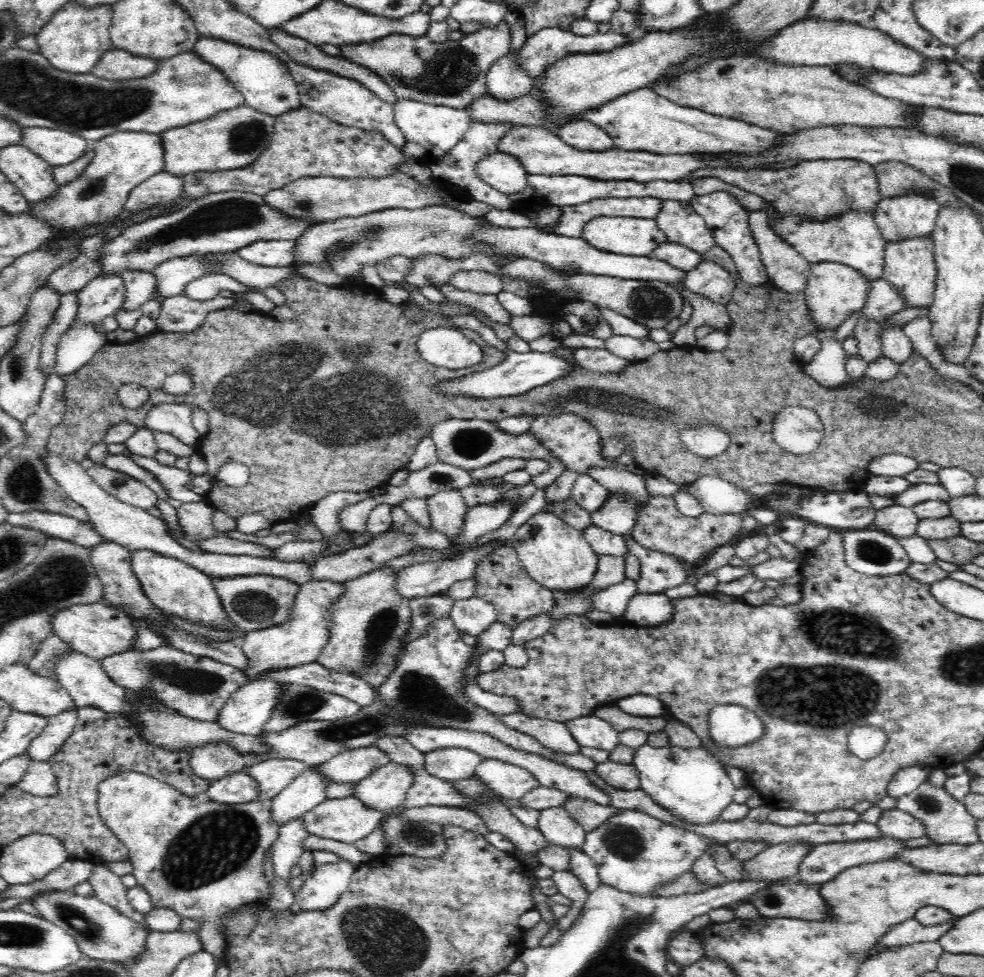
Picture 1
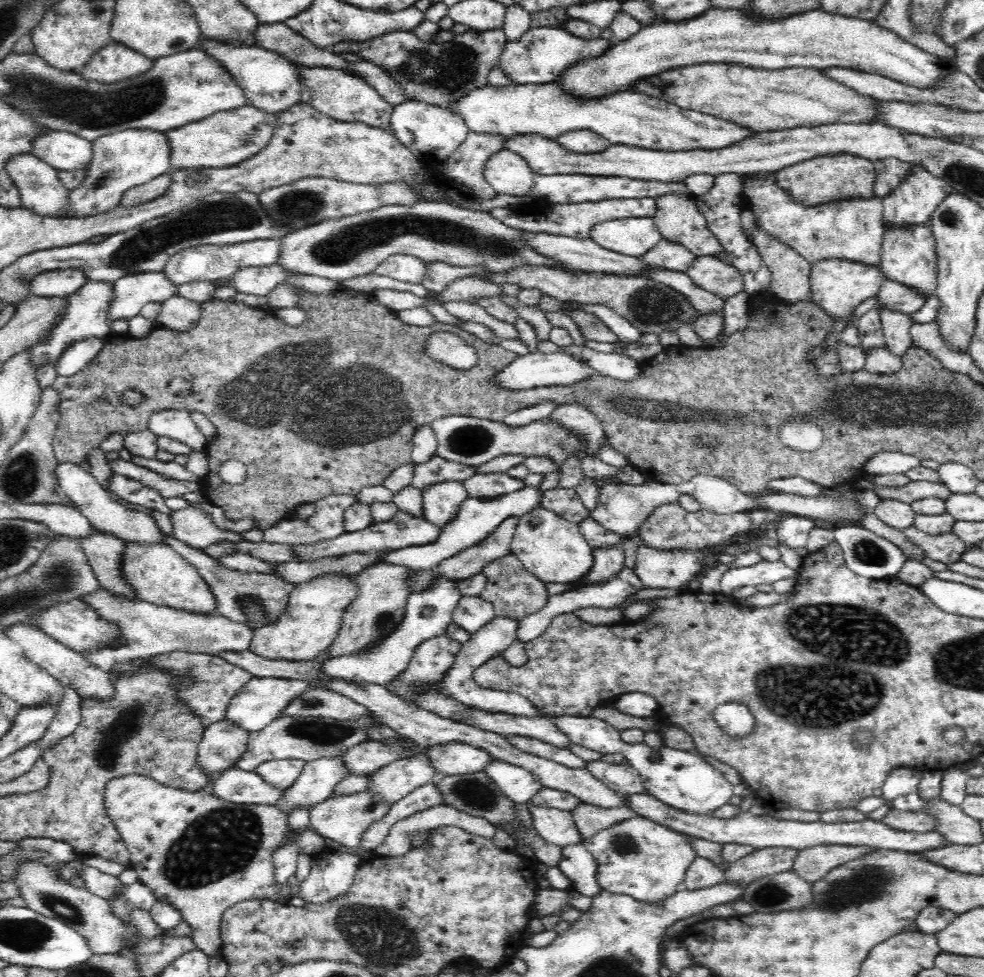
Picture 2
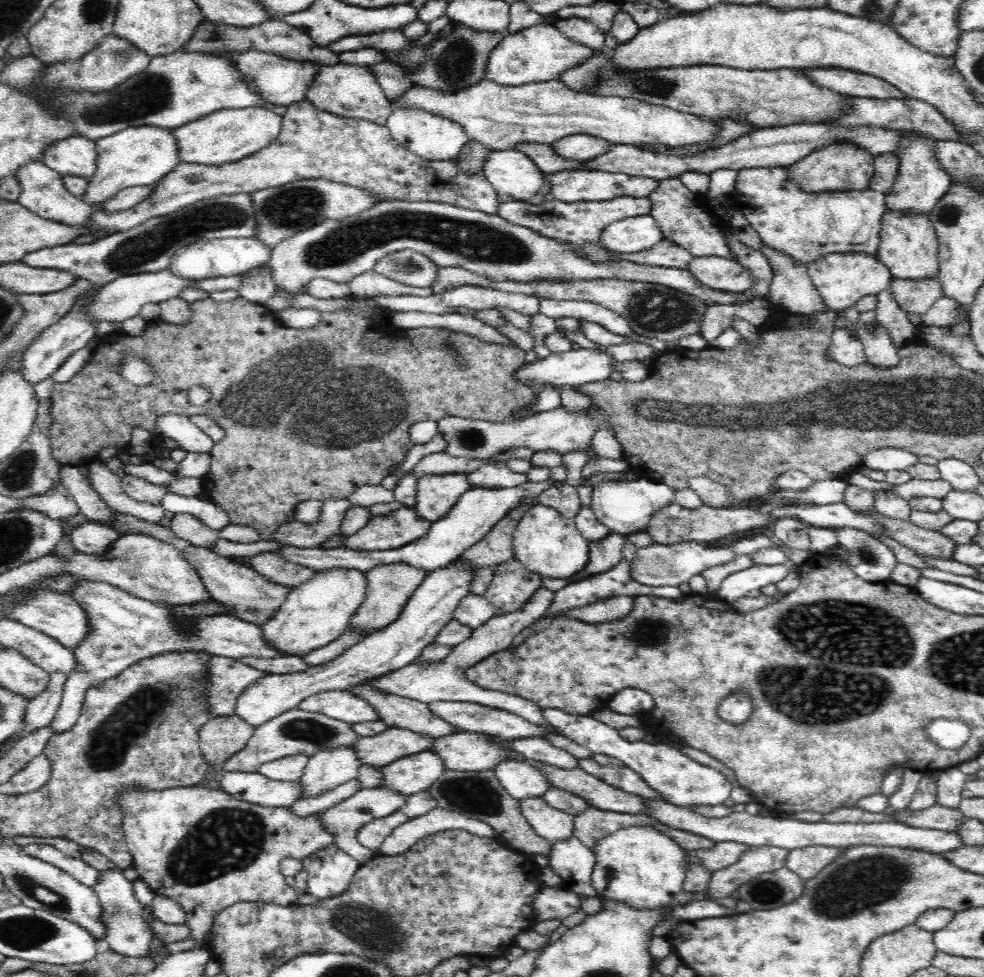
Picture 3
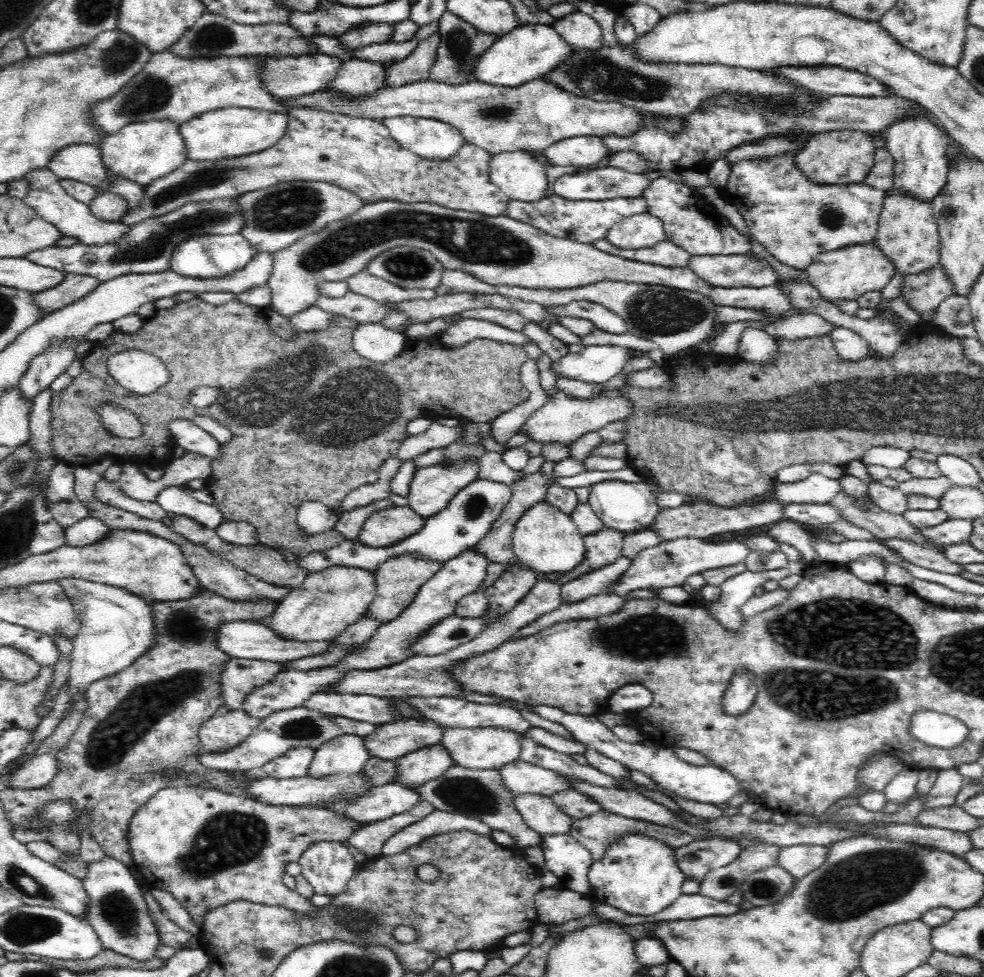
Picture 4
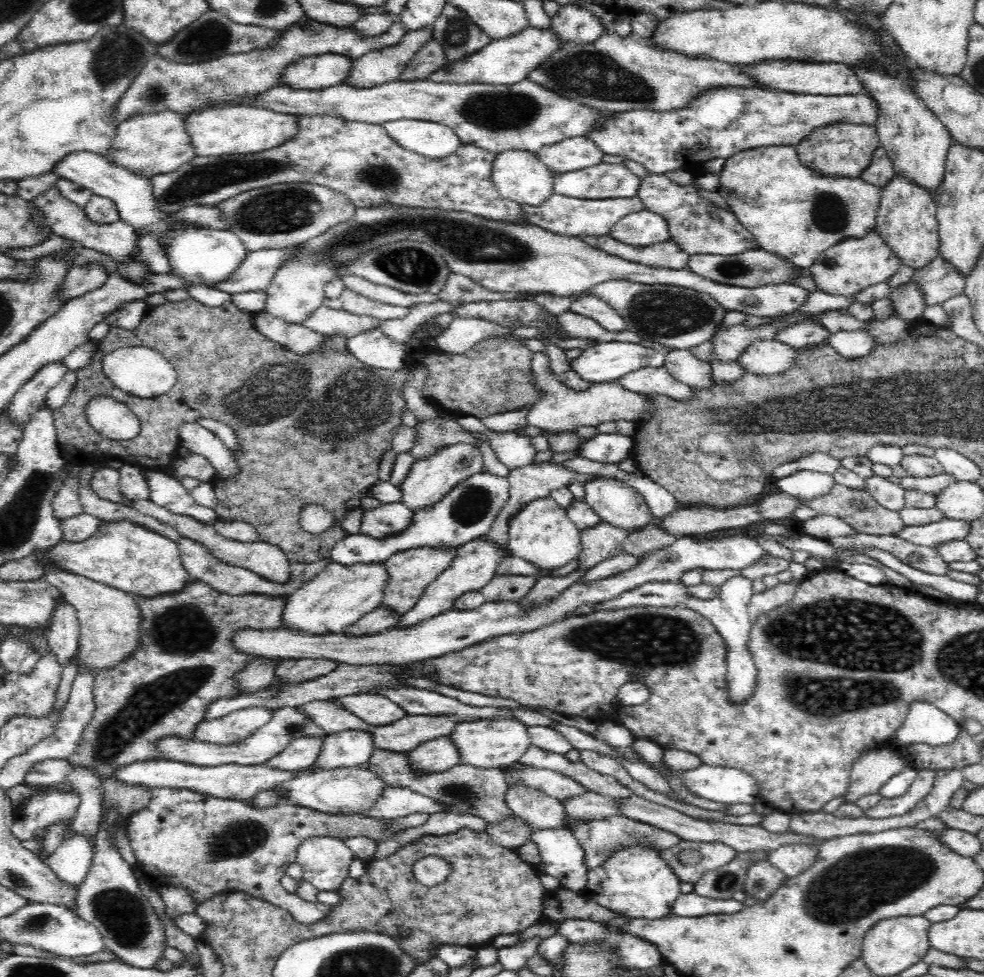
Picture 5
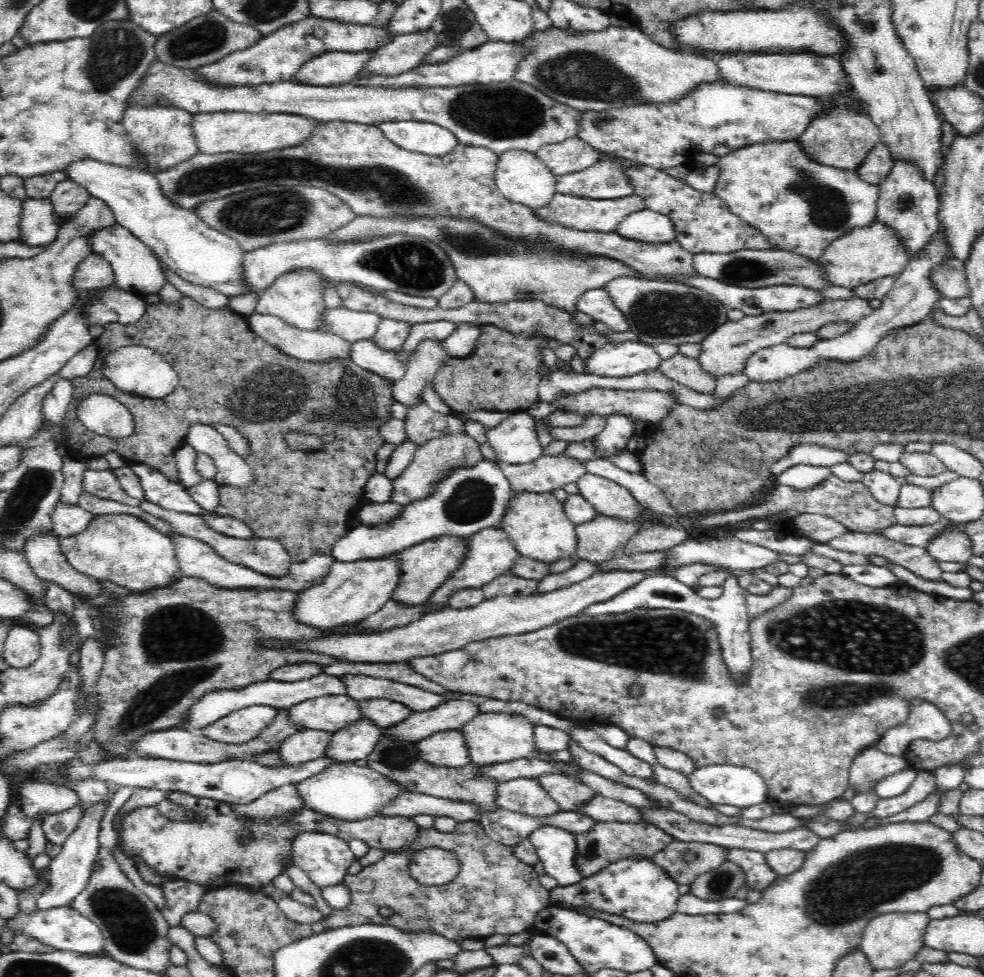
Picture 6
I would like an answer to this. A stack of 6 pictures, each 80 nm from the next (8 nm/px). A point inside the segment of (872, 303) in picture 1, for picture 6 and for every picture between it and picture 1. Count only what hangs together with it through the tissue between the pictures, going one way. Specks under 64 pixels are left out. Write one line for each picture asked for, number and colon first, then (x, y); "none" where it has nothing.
2: (895, 296)
3: (914, 296)
4: (923, 292)
5: (939, 281)
6: (950, 279)

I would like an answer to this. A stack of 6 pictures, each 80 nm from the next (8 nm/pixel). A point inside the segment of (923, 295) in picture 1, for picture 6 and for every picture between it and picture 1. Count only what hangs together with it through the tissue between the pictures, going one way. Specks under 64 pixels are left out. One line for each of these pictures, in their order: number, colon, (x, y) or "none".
2: (909, 254)
3: (909, 245)
4: (908, 234)
5: (906, 218)
6: (908, 202)

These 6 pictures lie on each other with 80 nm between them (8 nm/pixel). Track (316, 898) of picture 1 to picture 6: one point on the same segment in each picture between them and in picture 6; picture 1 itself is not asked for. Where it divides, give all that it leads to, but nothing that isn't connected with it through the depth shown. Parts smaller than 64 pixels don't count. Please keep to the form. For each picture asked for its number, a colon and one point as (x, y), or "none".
2: (332, 873)
3: (330, 870)
4: (328, 865)
5: (326, 860)
6: (325, 857)

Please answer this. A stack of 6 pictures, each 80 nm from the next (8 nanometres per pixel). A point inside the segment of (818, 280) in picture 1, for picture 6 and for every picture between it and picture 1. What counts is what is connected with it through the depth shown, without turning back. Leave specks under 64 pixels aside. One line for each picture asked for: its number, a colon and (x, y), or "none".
2: (838, 286)
3: (842, 279)
4: (845, 273)
5: (853, 264)
6: (867, 253)

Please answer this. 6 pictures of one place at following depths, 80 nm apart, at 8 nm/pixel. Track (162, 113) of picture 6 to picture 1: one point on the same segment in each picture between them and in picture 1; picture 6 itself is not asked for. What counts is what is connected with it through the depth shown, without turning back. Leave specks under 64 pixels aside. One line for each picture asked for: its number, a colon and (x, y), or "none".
1: (122, 160)
2: (121, 160)
3: (142, 155)
4: (143, 151)
5: (155, 144)

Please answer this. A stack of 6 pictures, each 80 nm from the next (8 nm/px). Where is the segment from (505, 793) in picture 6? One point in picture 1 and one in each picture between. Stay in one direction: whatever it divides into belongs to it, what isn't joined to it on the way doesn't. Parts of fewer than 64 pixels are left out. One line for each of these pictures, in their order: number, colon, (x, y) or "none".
1: (555, 824)
2: (557, 827)
3: (554, 825)
4: (539, 812)
5: (541, 811)

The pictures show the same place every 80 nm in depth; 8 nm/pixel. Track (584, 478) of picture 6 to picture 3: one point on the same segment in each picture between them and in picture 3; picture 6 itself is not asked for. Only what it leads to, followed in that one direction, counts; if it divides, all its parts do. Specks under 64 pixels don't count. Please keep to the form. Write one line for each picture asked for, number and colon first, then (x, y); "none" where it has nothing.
3: (625, 507)
4: (627, 507)
5: (616, 503)

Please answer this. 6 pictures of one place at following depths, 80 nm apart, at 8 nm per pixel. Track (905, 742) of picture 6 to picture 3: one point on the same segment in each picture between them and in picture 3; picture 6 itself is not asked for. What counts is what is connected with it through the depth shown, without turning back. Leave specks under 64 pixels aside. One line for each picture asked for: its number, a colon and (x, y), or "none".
3: (952, 734)
4: (931, 728)
5: (925, 723)

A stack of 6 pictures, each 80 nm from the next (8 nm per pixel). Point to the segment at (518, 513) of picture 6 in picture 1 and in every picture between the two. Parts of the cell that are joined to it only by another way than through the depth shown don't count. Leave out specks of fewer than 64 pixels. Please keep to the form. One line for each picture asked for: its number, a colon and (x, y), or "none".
1: (556, 555)
2: (553, 549)
3: (546, 542)
4: (546, 539)
5: (541, 532)

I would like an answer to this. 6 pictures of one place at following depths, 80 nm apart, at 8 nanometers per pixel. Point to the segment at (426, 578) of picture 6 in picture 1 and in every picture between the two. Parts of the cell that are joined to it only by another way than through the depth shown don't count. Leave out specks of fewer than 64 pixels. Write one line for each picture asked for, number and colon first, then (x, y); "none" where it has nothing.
1: (369, 622)
2: (383, 591)
3: (388, 587)
4: (398, 580)
5: (410, 572)

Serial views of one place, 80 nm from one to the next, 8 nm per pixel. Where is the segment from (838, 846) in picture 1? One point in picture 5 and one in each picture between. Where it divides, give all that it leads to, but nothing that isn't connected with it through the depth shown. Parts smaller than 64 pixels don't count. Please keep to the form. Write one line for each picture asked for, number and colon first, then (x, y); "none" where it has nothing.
2: (811, 864)
3: (806, 863)
4: (799, 860)
5: (793, 859)

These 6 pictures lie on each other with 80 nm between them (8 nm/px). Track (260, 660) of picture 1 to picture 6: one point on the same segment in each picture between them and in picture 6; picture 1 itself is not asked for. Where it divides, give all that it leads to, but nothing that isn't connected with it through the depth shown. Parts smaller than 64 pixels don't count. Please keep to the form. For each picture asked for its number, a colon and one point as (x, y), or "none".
2: (311, 620)
3: (316, 612)
4: (327, 601)
5: (340, 595)
6: (351, 591)

